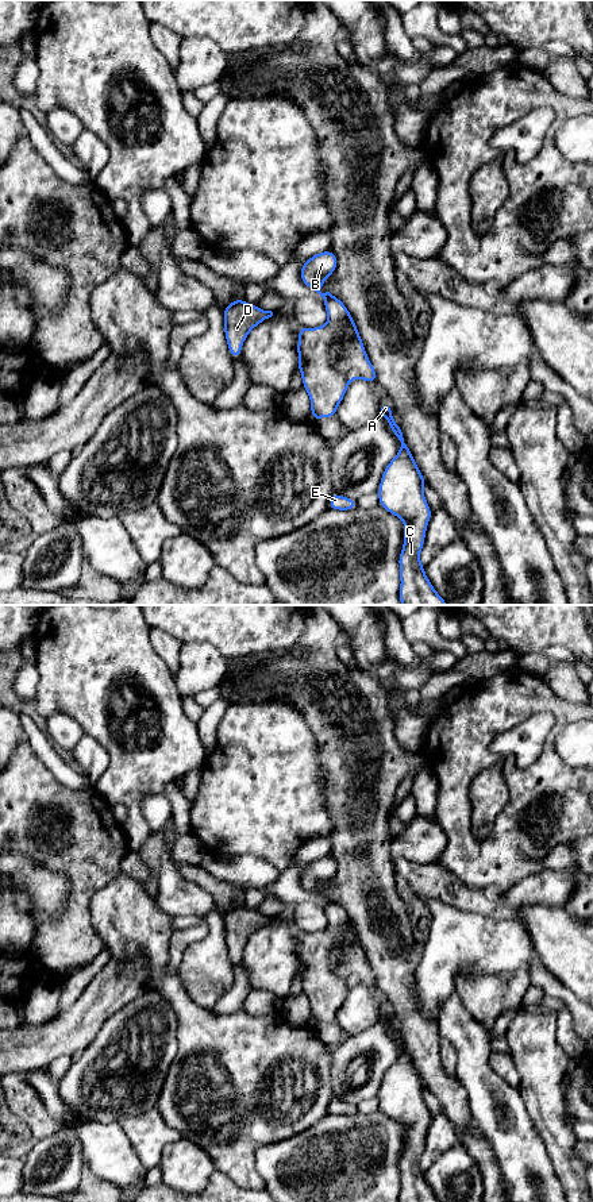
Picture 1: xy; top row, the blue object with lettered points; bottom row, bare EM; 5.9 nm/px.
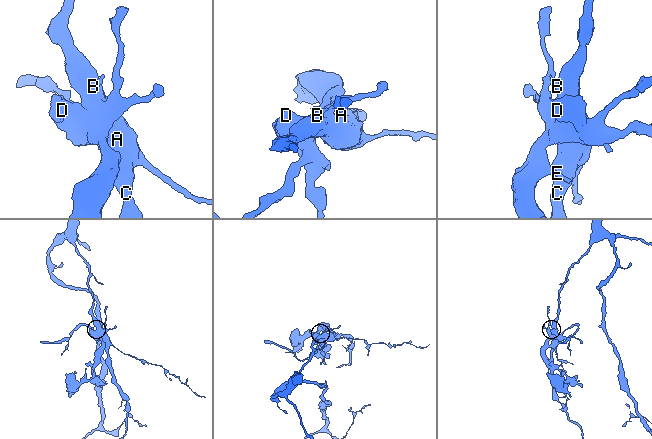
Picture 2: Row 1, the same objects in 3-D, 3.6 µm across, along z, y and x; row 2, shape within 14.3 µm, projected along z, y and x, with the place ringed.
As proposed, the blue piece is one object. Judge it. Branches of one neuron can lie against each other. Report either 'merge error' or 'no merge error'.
merge error

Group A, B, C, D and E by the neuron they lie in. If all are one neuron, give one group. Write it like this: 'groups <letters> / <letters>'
groups A B C / D E

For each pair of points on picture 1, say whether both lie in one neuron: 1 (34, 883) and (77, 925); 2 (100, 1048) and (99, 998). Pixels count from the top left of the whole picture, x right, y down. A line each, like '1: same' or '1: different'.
1: different
2: different

